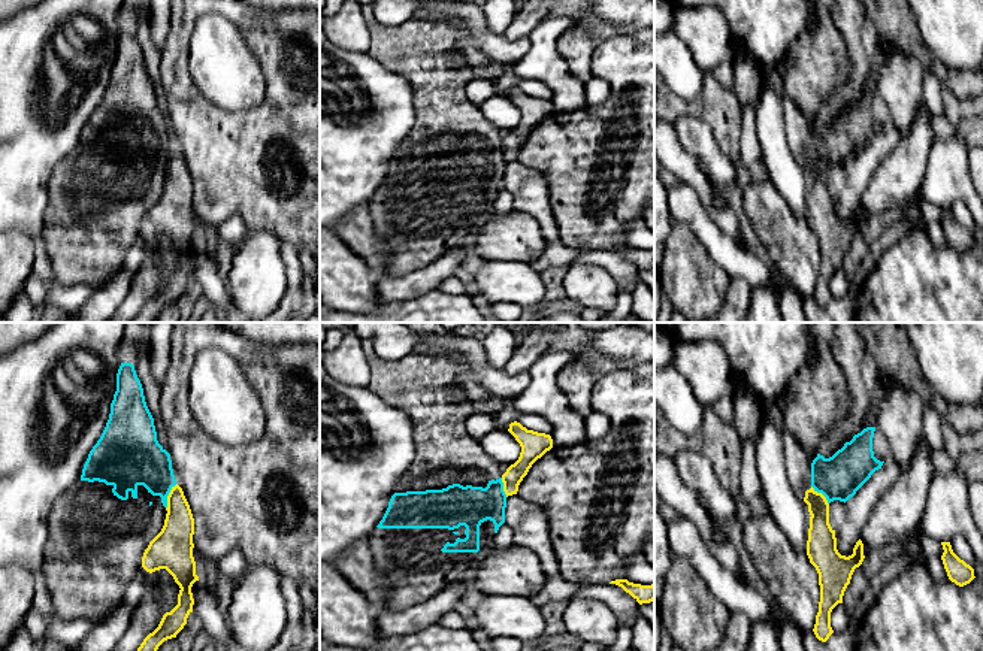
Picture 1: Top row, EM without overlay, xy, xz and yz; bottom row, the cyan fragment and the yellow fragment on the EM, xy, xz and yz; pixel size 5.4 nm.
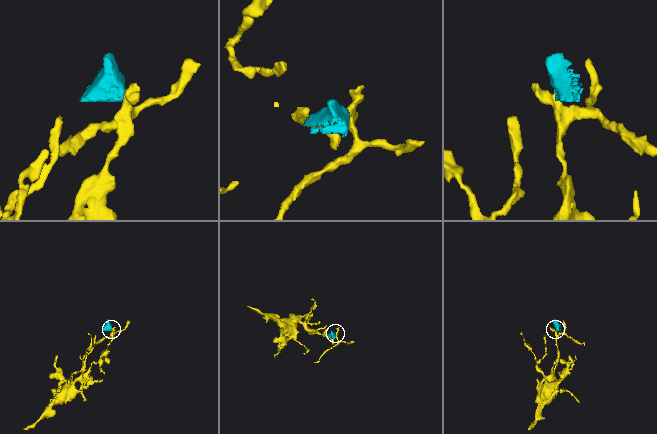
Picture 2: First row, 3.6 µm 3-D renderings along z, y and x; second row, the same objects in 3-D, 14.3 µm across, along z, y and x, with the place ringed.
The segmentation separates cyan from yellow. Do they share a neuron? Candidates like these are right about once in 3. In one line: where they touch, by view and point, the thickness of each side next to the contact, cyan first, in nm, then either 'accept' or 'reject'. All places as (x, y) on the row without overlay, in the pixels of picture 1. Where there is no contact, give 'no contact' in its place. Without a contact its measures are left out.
contact xy (168, 160); calibres 280 and 190 nm; reject

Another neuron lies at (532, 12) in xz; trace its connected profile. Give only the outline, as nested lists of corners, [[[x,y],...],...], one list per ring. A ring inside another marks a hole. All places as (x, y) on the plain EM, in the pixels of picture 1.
[[[524,0],[512,22],[505,30],[509,40],[529,37],[530,31],[551,12],[560,0]]]

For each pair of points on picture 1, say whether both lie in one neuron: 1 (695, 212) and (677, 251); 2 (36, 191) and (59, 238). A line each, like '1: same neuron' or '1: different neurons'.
1: different neurons
2: different neurons

